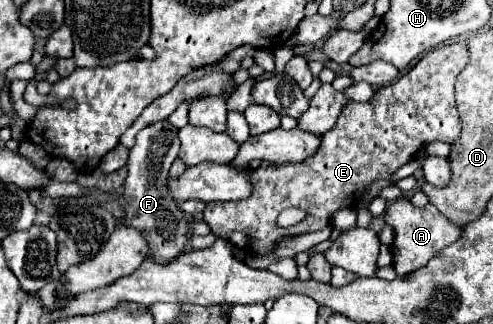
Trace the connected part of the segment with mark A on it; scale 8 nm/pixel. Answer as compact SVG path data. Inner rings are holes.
M399 198L391 202L385 212L385 222L393 228L395 238L391 244L391 254L393 254L393 268L399 276L407 276L423 268L433 256L437 256L445 246L453 244L461 236L459 226L447 222L445 216L433 204L417 208L411 204L409 198Z

